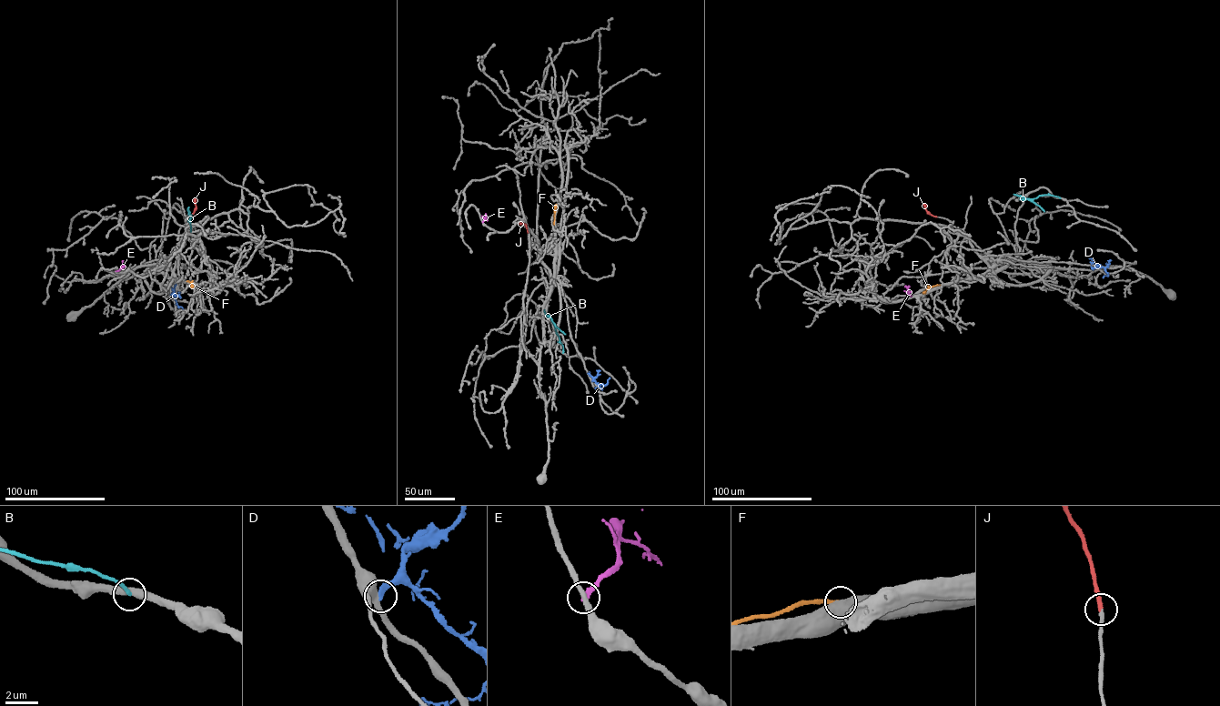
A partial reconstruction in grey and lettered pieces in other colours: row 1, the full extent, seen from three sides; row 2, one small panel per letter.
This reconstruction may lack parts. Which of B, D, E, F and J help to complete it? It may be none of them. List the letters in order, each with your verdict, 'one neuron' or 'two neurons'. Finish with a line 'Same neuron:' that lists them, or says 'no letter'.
B: two neurons
D: two neurons
E: two neurons
F: two neurons
J: one neuron
Same neuron: J

